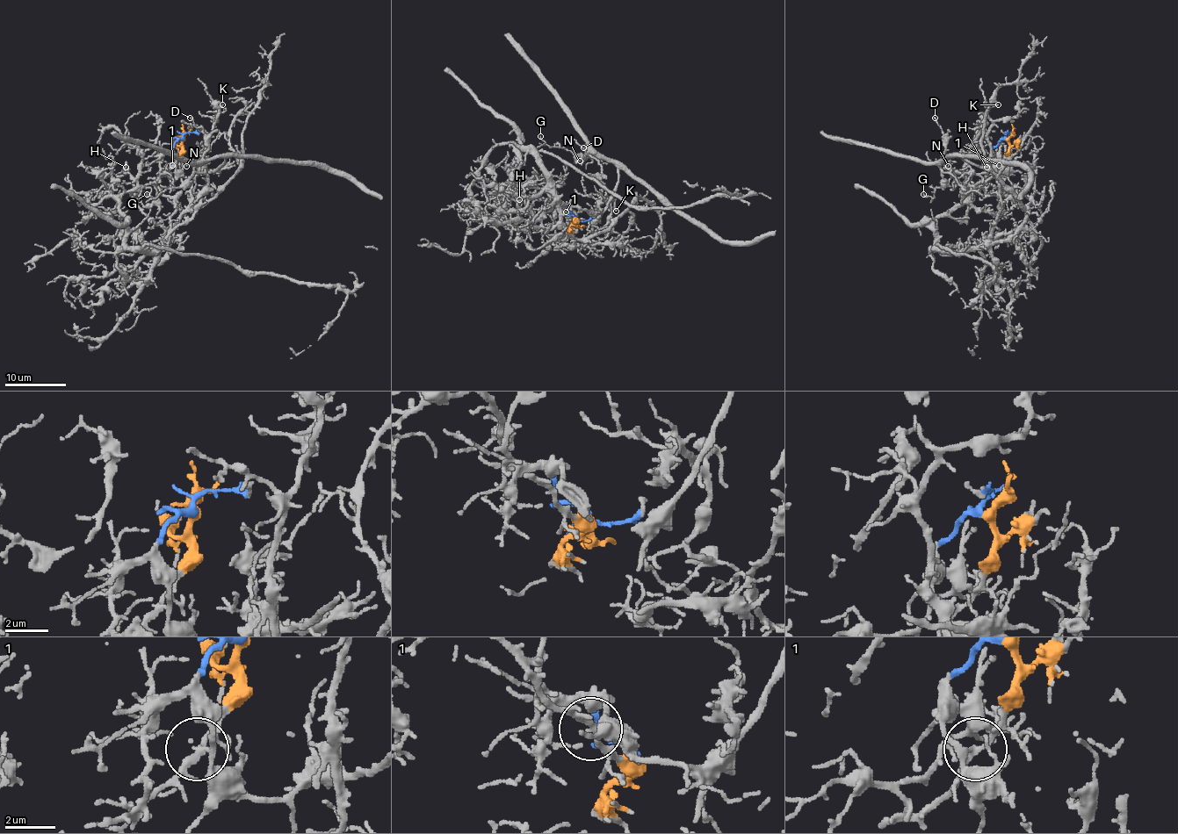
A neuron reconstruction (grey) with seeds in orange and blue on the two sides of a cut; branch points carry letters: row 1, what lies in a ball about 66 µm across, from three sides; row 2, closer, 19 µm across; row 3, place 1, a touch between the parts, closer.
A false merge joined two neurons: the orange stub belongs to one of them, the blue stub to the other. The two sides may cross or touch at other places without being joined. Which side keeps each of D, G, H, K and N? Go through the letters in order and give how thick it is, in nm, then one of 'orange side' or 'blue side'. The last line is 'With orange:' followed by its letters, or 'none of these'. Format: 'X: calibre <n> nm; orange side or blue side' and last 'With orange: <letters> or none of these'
D: calibre 130 nm; blue side
G: calibre 110 nm; blue side
H: calibre 160 nm; orange side
K: calibre 140 nm; orange side
N: calibre 130 nm; blue side
With orange: H, K

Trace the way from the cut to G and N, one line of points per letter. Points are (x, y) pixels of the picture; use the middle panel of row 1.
G: (577, 219), (567, 204), (579, 220), (594, 220), (618, 181), (617, 167), (592, 154), (550, 147), (540, 136)
N: (577, 219), (567, 204), (579, 220), (594, 220), (618, 181), (613, 164), (588, 156), (580, 161)

